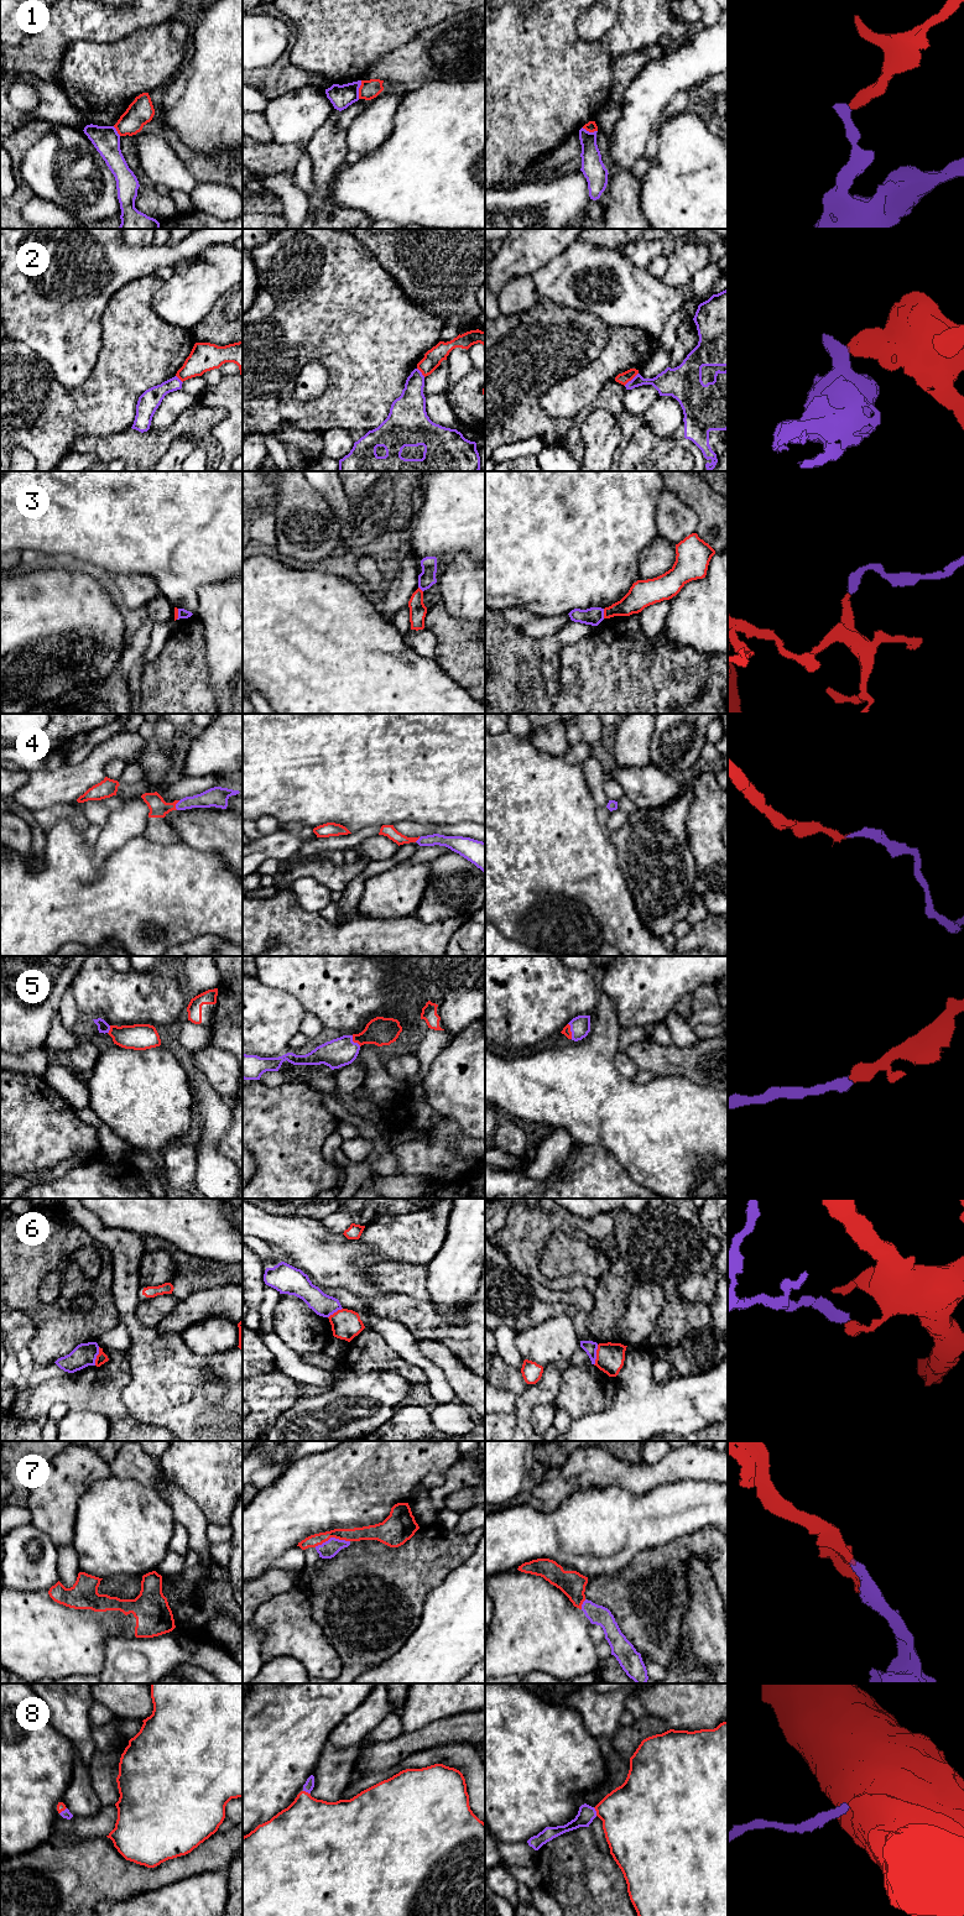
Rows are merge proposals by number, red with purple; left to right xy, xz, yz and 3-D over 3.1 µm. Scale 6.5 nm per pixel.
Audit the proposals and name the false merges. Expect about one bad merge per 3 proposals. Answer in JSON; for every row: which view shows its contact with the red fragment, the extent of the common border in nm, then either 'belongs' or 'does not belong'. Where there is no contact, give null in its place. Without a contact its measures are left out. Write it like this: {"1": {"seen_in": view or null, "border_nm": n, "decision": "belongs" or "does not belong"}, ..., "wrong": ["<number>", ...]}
{"1": {"seen_in": "xz", "border_nm": 120, "decision": "does not belong"}, "2": {"seen_in": "yz", "border_nm": 130, "decision": "does not belong"}, "3": {"seen_in": "yz", "border_nm": 60, "decision": "does not belong"}, "4": {"seen_in": "xy", "border_nm": 70, "decision": "belongs"}, "5": {"seen_in": "yz", "border_nm": 110, "decision": "belongs"}, "6": {"seen_in": "yz", "border_nm": 140, "decision": "does not belong"}, "7": {"seen_in": "xz", "border_nm": 240, "decision": "belongs"}, "8": {"seen_in": "yz", "border_nm": 60, "decision": "belongs"}, "wrong": ["1", "2", "3", "6"]}

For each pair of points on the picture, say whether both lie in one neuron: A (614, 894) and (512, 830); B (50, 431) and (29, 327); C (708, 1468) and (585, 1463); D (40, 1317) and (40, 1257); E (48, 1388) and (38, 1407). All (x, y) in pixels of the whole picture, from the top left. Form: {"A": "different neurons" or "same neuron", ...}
{"A": "same neuron", "B": "different neurons", "C": "same neuron", "D": "same neuron", "E": "same neuron"}

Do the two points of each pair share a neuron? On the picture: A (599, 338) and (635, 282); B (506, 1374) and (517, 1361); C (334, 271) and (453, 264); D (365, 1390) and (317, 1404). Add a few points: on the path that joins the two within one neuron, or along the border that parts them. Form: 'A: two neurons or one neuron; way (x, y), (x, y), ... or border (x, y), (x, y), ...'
A: two neurons; border (583, 311), (598, 316), (608, 325)
B: two neurons; border (498, 1353), (506, 1363), (520, 1372)
C: two neurons; border (364, 245), (401, 290)
D: one neuron; way (353, 1393), (342, 1393), (329, 1400)

